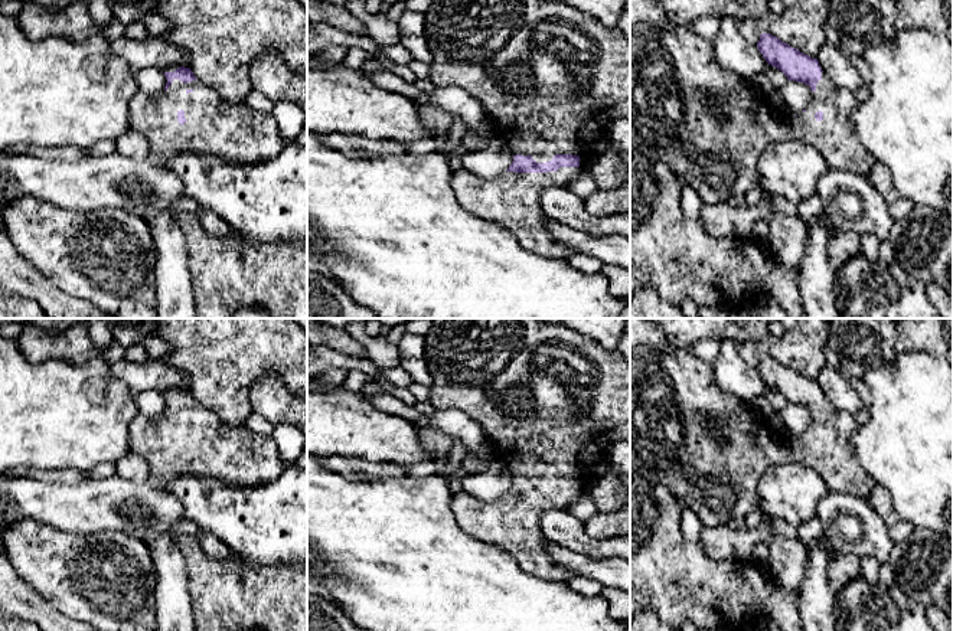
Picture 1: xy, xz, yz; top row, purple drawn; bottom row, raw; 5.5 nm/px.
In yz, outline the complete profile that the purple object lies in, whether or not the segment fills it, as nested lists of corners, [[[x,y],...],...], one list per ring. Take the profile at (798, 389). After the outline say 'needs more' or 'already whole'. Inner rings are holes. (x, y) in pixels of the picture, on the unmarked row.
[[[630,318],[630,470],[653,485],[666,487],[675,498],[691,509],[704,527],[730,524],[758,509],[757,488],[761,475],[781,462],[797,462],[820,474],[832,493],[868,498],[875,480],[859,465],[852,438],[859,429],[855,416],[833,406],[822,393],[819,383],[761,356],[757,370],[766,385],[781,393],[789,403],[810,409],[813,421],[799,438],[776,434],[768,422],[757,421],[738,396],[717,388],[712,366],[701,360],[692,349],[672,347],[663,331],[647,318]]]; needs more

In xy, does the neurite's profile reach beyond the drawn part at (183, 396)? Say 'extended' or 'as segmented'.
extended

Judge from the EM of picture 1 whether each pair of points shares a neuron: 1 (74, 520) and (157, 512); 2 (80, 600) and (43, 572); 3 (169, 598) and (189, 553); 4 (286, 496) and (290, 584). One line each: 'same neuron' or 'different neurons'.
1: same neuron
2: same neuron
3: different neurons
4: different neurons

